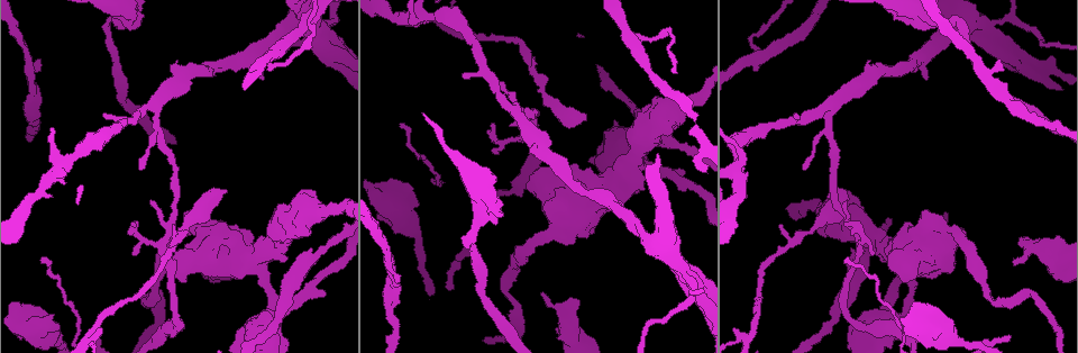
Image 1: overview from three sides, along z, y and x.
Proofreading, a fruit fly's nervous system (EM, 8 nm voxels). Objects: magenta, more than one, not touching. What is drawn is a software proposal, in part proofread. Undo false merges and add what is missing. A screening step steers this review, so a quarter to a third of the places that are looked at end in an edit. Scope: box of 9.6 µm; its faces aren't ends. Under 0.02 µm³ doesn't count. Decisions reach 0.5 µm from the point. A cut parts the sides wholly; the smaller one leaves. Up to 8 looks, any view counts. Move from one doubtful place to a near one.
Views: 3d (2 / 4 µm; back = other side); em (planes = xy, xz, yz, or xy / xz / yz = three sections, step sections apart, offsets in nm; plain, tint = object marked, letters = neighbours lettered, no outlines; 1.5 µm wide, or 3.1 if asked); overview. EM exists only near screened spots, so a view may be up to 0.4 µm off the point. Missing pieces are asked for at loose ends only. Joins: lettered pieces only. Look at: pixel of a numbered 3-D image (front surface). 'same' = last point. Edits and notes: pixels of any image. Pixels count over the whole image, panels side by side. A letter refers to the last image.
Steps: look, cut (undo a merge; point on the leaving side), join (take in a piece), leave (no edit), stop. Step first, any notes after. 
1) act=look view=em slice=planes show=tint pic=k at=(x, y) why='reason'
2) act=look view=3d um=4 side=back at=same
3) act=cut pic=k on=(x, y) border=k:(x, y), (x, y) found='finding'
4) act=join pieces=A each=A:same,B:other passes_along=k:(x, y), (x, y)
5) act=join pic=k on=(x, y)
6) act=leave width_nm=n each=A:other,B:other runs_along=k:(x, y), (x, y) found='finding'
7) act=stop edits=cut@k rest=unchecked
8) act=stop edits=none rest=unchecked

act=look view=3d um=4 pic=1 at=(226, 190) why='free end'

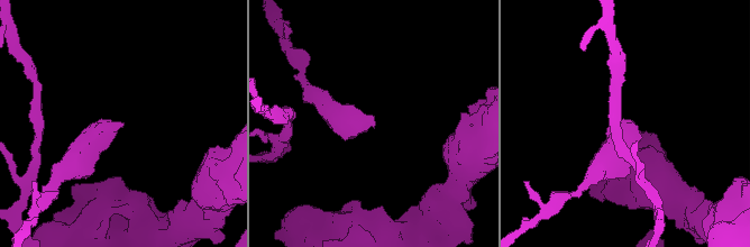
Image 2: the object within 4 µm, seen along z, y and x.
act=look view=em slice=planes show=letters pic=2 at=(627, 122) why='now the EM'

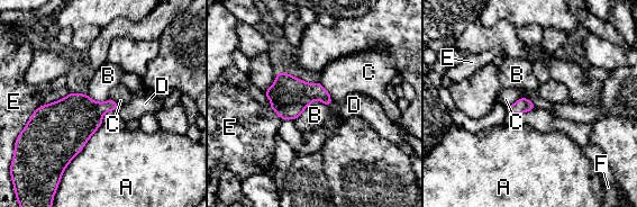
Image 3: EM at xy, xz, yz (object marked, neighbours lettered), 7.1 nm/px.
act=join pic=3 on=(139, 104) width_nm=280 each=A:other,B:other,C:other,D:same,E:other,F:other passes_along=3:(82, 116), (116, 108), (139, 104) found='it goes on there'

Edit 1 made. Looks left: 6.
act=look view=overview

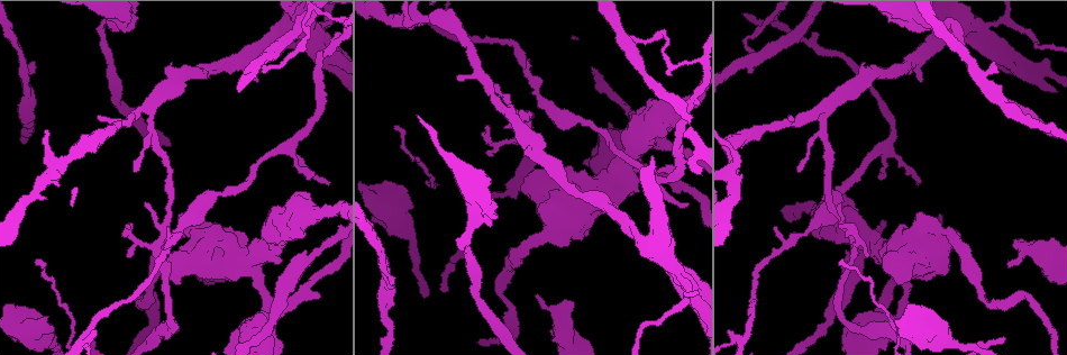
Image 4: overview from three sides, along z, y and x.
act=look view=em slice=planes show=tint pic=4 at=(535, 296) why='an open end'

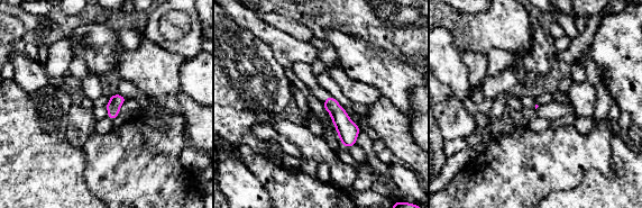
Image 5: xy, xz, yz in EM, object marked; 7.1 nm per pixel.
act=look view=em slice=planes show=letters at=same

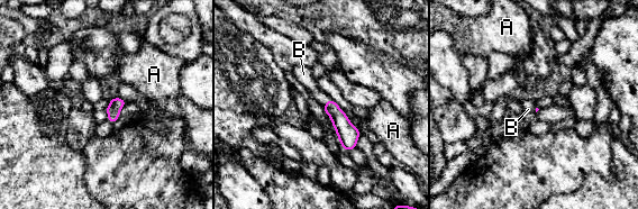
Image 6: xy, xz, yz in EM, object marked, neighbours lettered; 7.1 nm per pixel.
act=join pic=6 on=(303, 75) each=A:other,B:same passes_along=6:(343, 126), (326, 102), (303, 75) found='it goes on there'

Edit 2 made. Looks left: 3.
act=look view=3d um=2 pic=4 at=(685, 295) why='sharp bend'

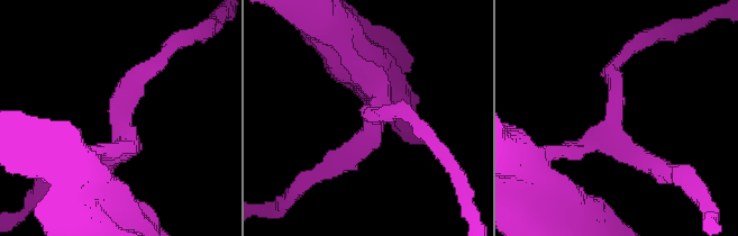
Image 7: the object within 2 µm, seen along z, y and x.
act=look view=em slice=planes show=letters pic=7 at=(372, 110)

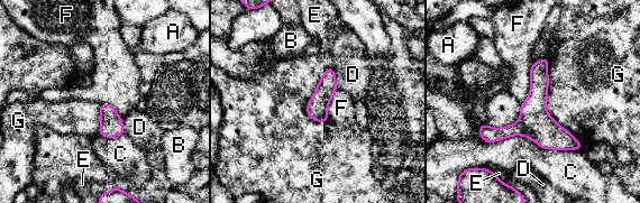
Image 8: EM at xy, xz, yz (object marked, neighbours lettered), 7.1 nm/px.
act=leave each=A:other,B:other,C:other,D:other,E:other,F:other,G:other runs_along=8:(482, 128), (545, 130), (576, 146) found='one neuron here'

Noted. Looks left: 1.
act=stop edits=join@3,join@6 rest=unchecked

